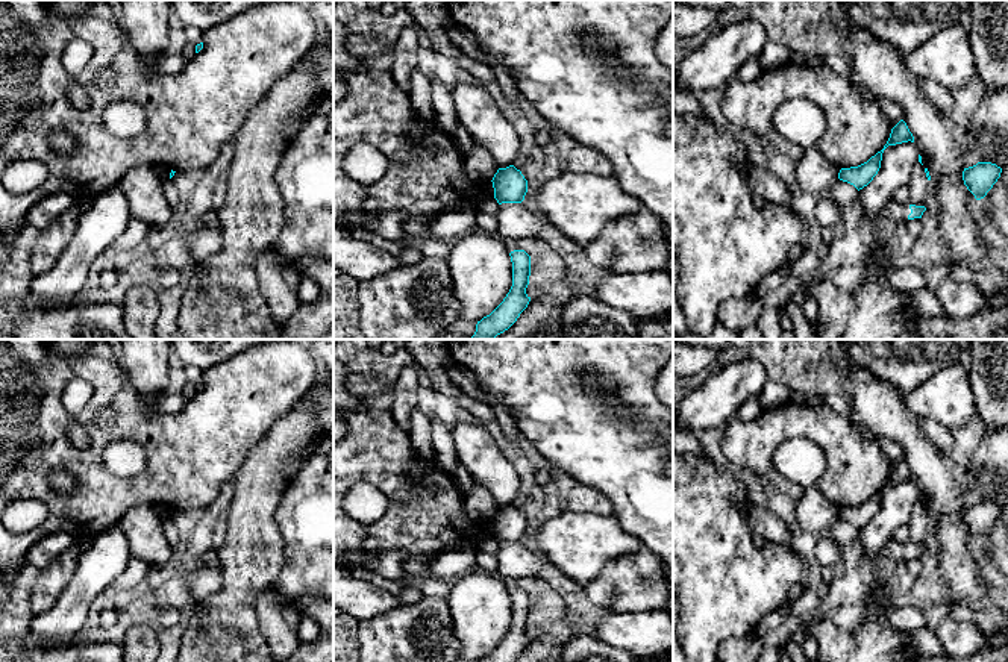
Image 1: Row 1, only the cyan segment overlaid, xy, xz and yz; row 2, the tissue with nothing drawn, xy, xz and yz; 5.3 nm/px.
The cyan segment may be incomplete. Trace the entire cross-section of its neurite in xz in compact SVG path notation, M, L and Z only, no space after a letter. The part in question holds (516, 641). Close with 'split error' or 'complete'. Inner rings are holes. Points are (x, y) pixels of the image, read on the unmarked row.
M514 589L509 595L512 601L512 626L503 641L477 662L515 662L531 641L526 633L531 615L531 595L524 589Z | complete

